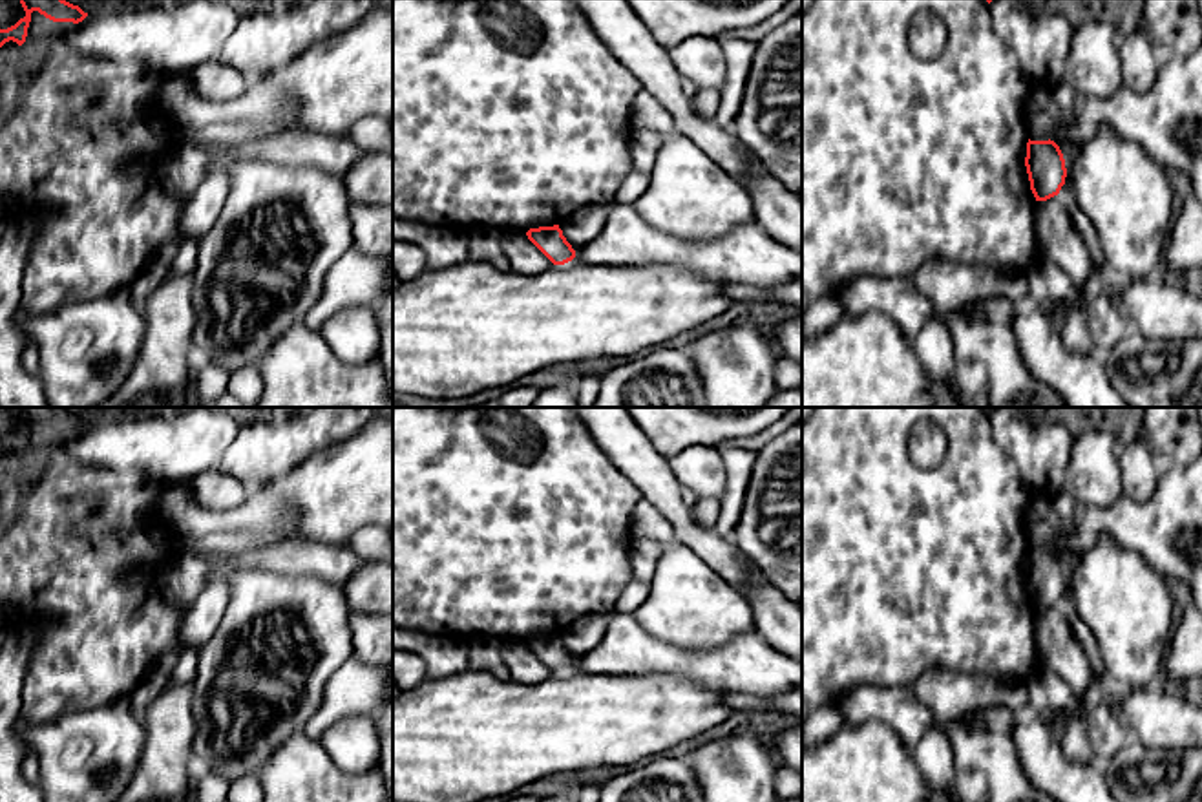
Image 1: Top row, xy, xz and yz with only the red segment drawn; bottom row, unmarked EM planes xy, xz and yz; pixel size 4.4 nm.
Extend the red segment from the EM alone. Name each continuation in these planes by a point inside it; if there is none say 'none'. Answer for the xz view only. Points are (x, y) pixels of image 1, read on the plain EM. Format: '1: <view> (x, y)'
none

